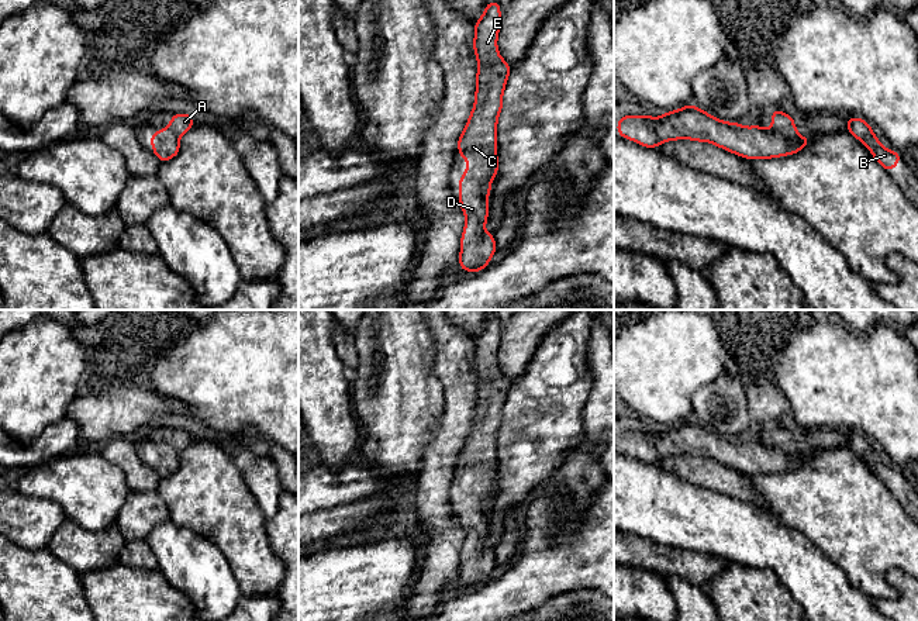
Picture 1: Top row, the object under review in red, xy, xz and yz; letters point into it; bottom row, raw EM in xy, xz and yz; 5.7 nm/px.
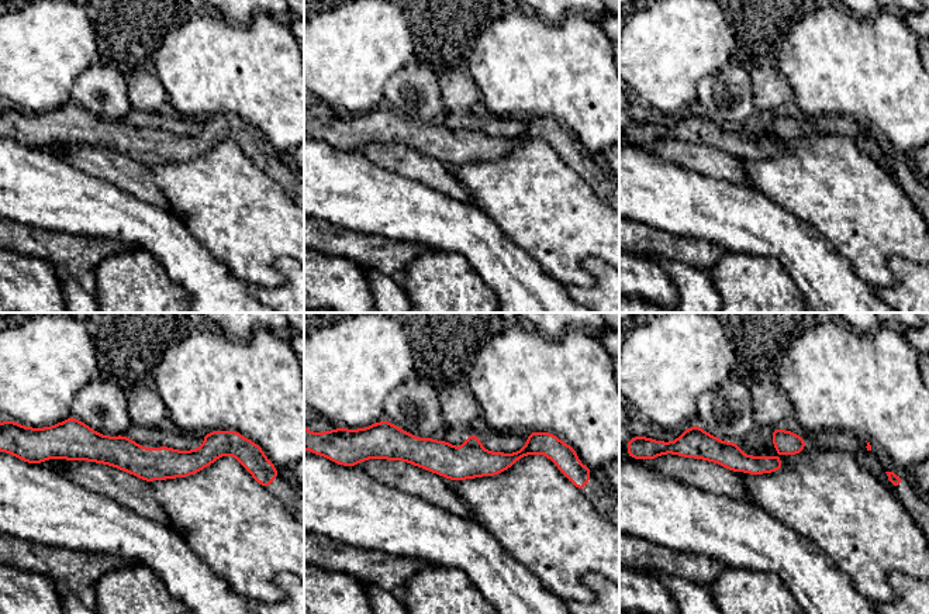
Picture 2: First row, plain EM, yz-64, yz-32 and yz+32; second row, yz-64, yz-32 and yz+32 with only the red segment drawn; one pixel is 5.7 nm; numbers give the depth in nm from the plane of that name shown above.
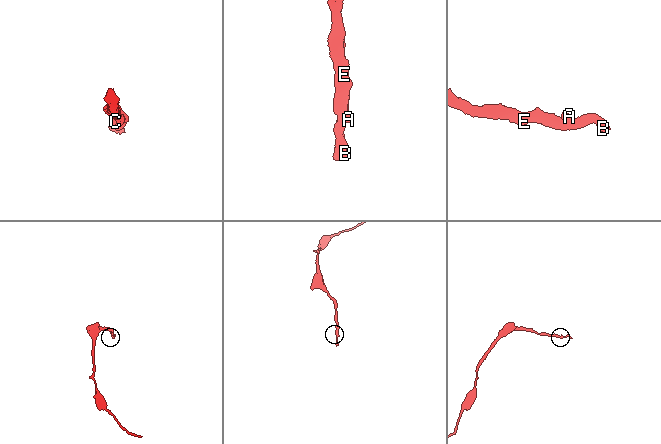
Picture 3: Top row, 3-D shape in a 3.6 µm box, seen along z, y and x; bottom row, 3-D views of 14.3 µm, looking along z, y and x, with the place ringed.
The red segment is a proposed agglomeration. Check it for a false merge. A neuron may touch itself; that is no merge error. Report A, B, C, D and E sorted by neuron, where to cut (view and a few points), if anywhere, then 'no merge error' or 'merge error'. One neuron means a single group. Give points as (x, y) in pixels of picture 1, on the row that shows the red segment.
groups A / B C D E; cut yz (770, 130), (779, 134), (797, 135); merge error

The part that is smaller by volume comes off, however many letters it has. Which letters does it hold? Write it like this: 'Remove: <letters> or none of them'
Remove: A

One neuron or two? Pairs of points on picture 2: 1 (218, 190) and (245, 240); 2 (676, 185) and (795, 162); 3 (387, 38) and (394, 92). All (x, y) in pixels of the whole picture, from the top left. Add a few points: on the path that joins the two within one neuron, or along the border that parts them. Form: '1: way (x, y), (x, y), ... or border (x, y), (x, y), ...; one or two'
1: way (228, 203), (245, 220), (245, 227); one
2: border (745, 185), (762, 192), (773, 202); two
3: border (413, 57), (389, 78), (383, 90), (383, 103); two

